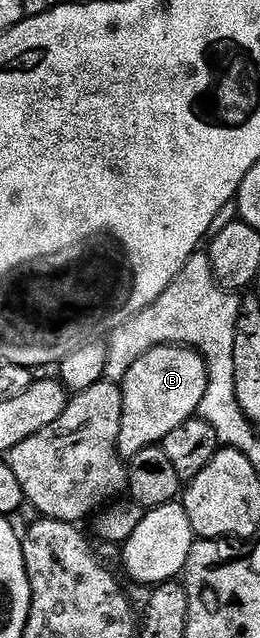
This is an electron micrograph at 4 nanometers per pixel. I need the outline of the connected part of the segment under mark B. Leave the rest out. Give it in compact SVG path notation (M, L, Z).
M155 347L149 353L145 353L138 361L133 361L133 365L129 369L129 373L125 373L122 384L123 388L123 404L121 405L121 433L119 434L119 453L124 460L130 461L134 455L141 453L141 449L146 447L154 447L162 444L165 437L169 437L169 433L173 433L173 429L177 429L177 425L181 425L185 421L196 418L199 406L201 405L201 397L205 397L205 389L207 388L207 363L203 356L197 351L191 350L190 347Z

